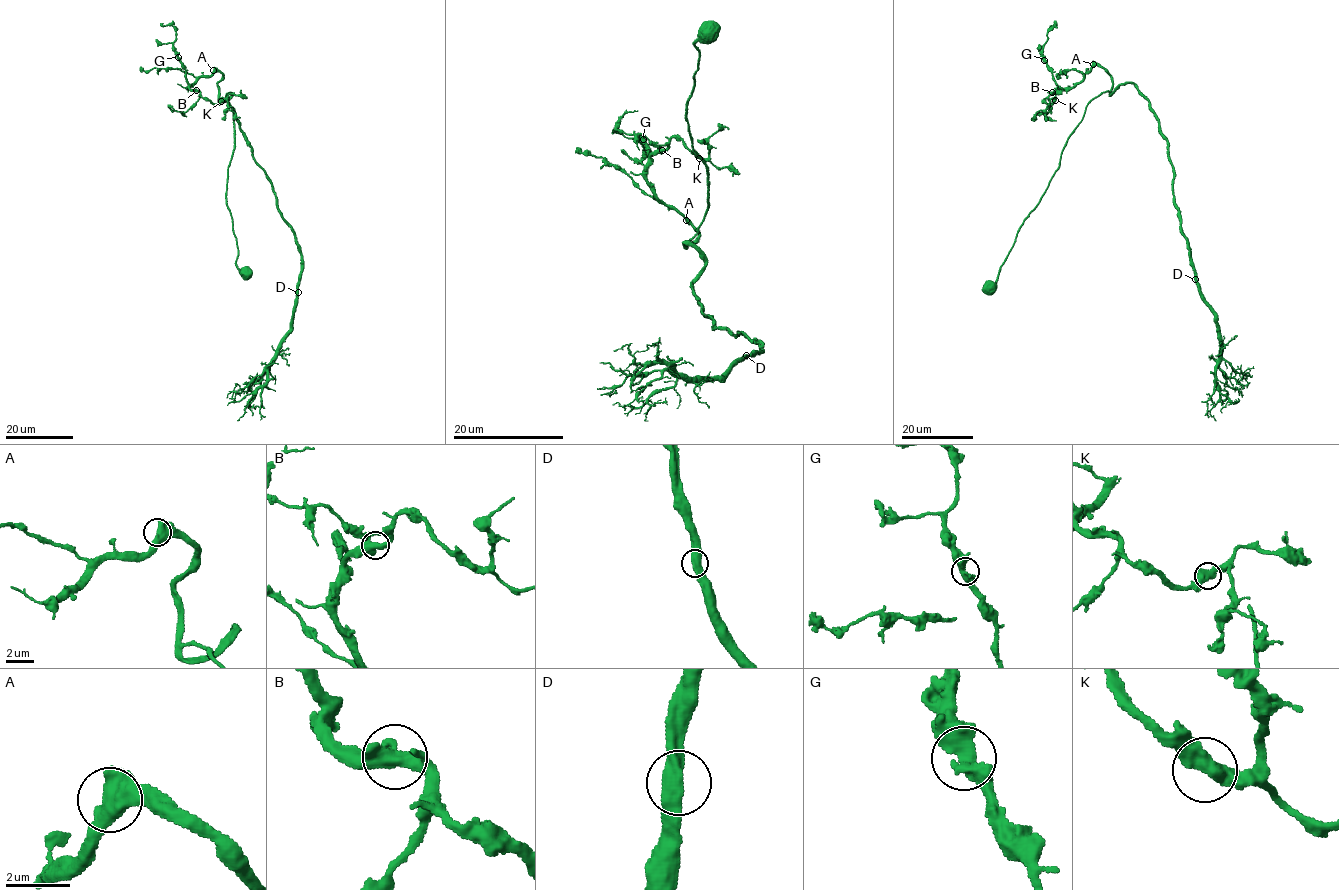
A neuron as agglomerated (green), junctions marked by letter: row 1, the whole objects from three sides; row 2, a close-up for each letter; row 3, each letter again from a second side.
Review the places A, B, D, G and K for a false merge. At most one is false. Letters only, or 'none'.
none

